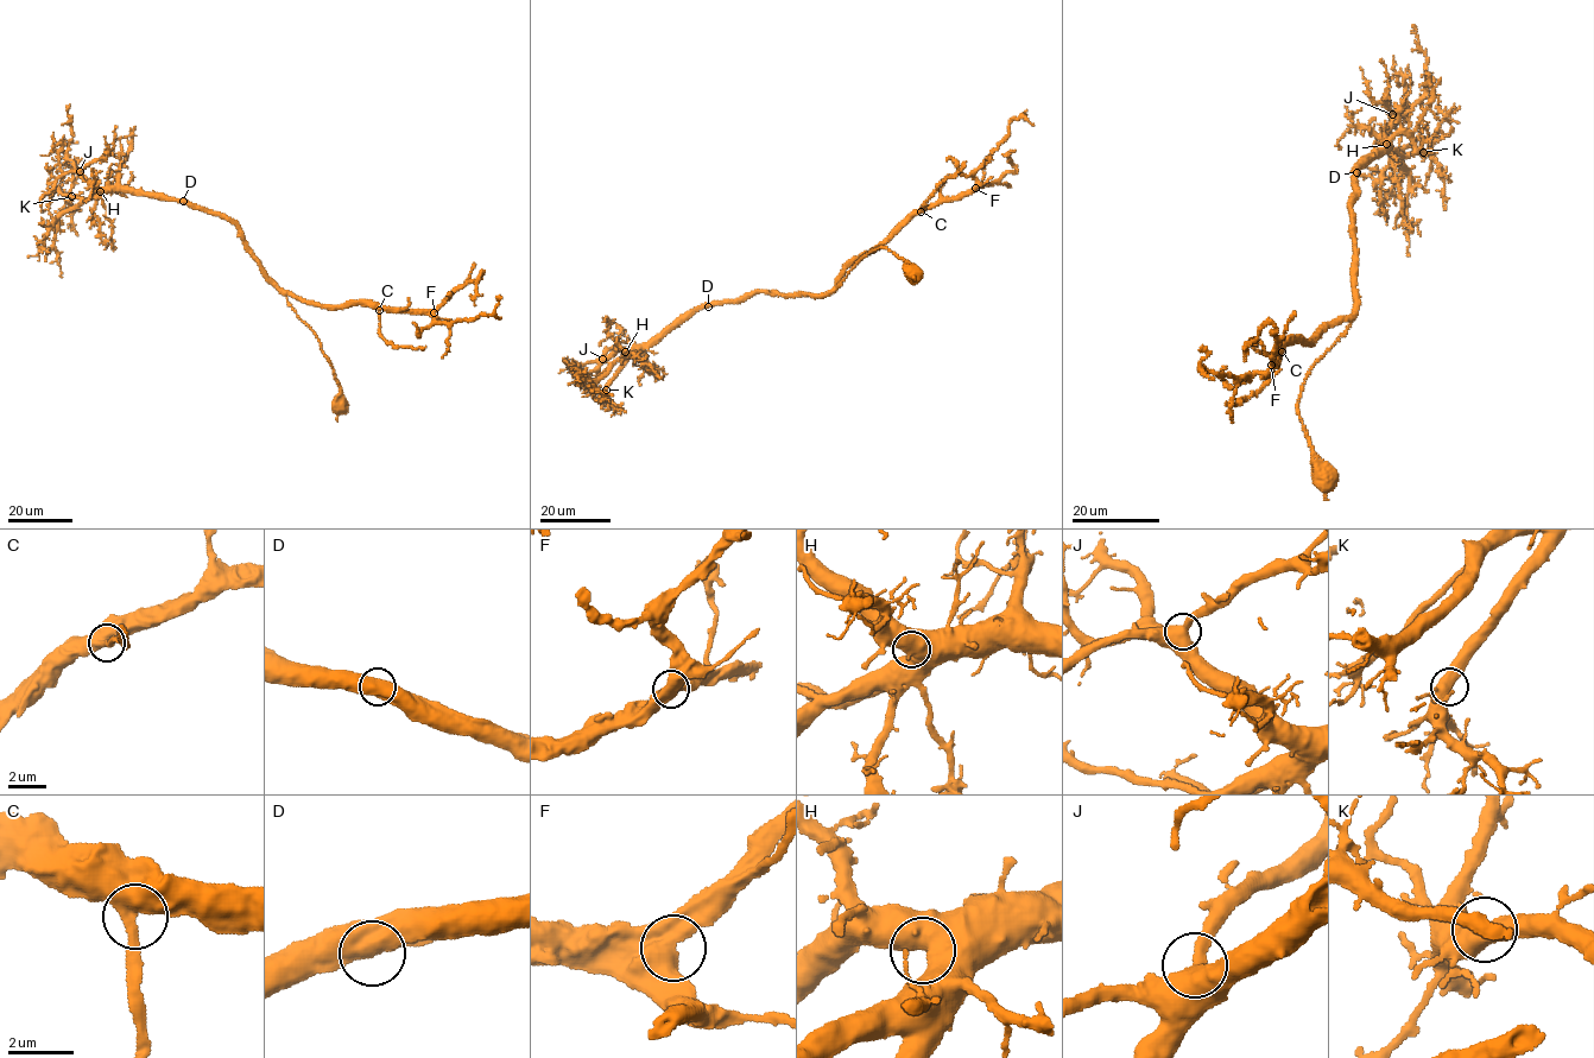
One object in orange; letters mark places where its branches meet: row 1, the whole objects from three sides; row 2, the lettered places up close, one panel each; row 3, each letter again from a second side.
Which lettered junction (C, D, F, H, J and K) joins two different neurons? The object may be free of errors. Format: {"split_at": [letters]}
{"split_at": []}

